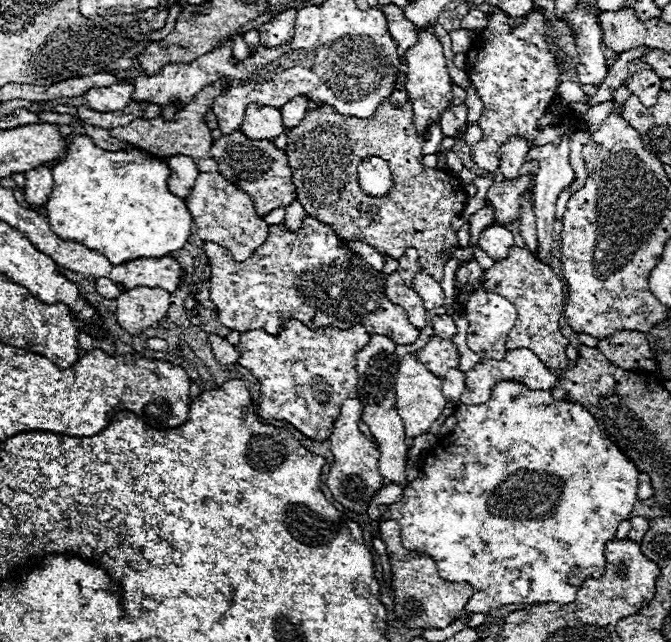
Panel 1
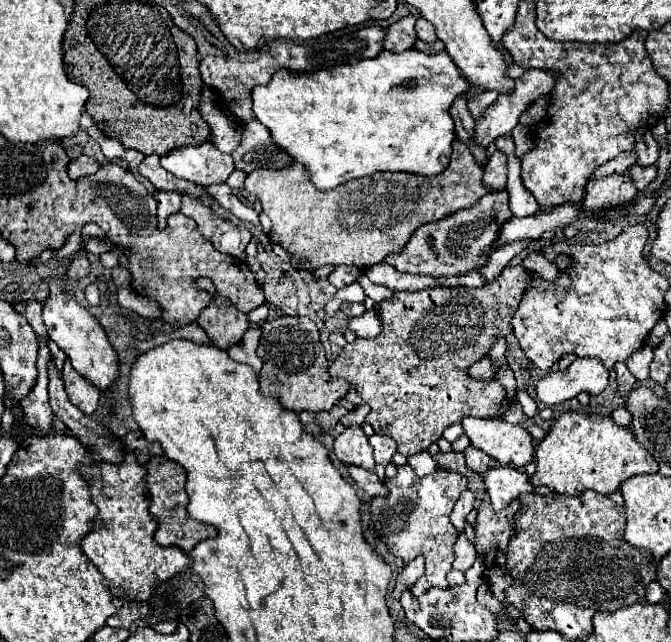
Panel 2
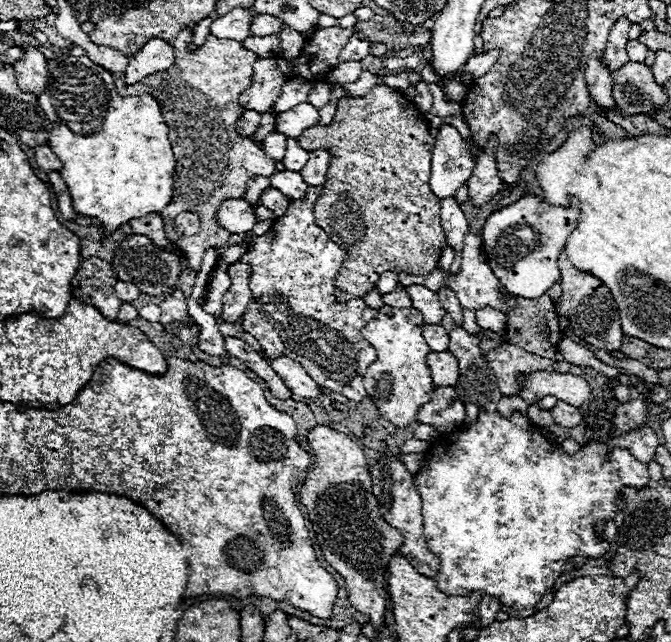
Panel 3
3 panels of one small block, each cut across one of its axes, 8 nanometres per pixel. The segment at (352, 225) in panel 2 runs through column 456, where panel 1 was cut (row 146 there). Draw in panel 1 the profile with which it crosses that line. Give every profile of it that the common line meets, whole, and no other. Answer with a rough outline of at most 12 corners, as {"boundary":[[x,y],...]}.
{"boundary":[[206,86],[176,120],[132,120],[112,138],[156,156],[184,154],[200,172],[218,172],[204,124],[222,92]]}

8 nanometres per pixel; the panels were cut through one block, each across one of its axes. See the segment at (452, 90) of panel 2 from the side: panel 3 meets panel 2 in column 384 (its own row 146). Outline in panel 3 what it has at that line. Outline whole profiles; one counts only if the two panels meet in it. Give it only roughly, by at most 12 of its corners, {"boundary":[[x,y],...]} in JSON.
{"boundary":[[88,56],[38,96],[74,210],[106,234],[162,212],[174,152],[154,96]]}

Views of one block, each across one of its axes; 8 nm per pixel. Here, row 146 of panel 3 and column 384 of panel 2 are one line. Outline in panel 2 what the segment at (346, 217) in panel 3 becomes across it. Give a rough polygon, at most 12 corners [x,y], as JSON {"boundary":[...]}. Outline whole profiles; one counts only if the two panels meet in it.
{"boundary":[[528,286],[394,292],[382,332],[330,374],[412,456],[466,416],[492,418],[498,380],[466,368]]}

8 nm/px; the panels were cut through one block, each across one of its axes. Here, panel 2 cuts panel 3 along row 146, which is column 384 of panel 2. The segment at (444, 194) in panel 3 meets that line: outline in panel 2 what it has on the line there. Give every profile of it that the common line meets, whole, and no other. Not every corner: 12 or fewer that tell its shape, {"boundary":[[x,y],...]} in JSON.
{"boundary":[[374,434],[375,472],[384,480],[386,464],[390,464],[396,442],[390,436]]}

